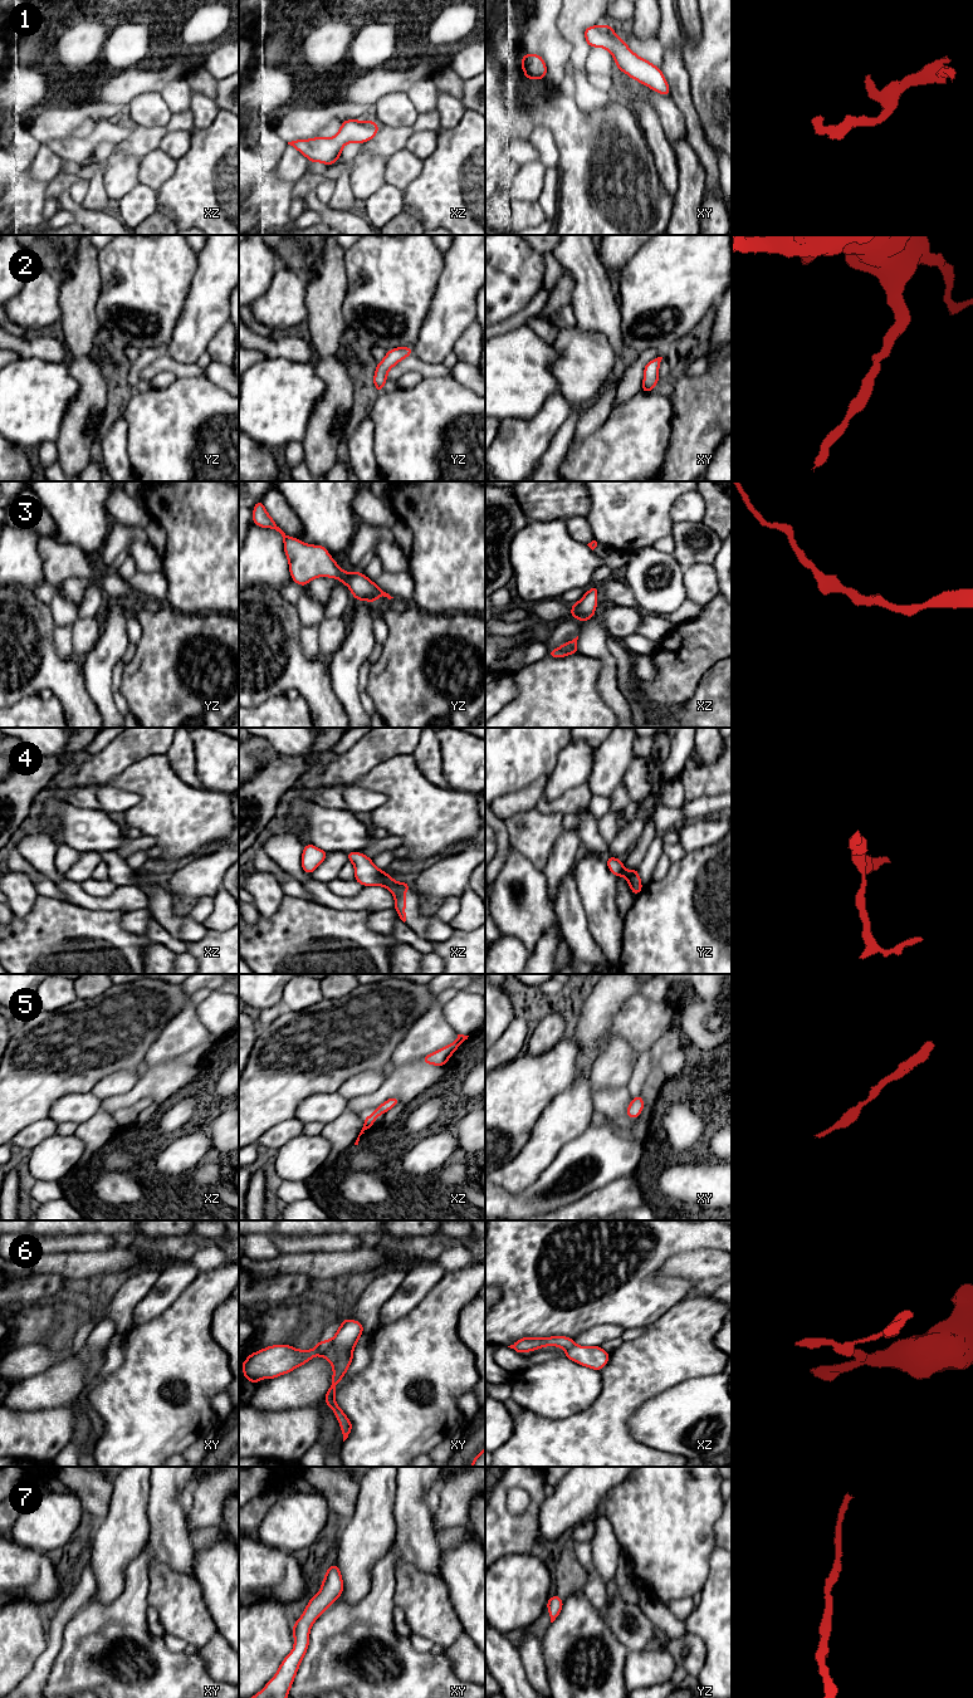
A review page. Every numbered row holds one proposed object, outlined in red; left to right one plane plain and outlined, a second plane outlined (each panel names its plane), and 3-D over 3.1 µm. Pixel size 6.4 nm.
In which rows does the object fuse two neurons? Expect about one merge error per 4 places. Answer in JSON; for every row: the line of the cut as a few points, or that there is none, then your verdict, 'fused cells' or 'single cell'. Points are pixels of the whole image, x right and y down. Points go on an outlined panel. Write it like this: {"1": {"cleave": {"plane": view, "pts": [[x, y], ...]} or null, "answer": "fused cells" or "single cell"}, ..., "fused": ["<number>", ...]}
{"1": {"cleave": null, "answer": "single cell"}, "2": {"cleave": null, "answer": "single cell"}, "3": {"cleave": null, "answer": "single cell"}, "4": {"cleave": null, "answer": "single cell"}, "5": {"cleave": null, "answer": "single cell"}, "6": {"cleave": {"plane": "xy", "pts": [[332, 1339], [332, 1342], [319, 1355]]}, "answer": "fused cells"}, "7": {"cleave": null, "answer": "single cell"}, "fused": ["6"]}

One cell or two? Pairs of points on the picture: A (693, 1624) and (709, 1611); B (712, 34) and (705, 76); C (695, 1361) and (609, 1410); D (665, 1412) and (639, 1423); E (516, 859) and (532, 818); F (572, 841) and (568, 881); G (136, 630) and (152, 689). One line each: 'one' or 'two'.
A: one
B: one
C: one
D: one
E: two
F: two
G: two

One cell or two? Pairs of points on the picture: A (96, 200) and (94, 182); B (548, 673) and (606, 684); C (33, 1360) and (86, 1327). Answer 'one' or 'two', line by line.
A: one
B: two
C: one

